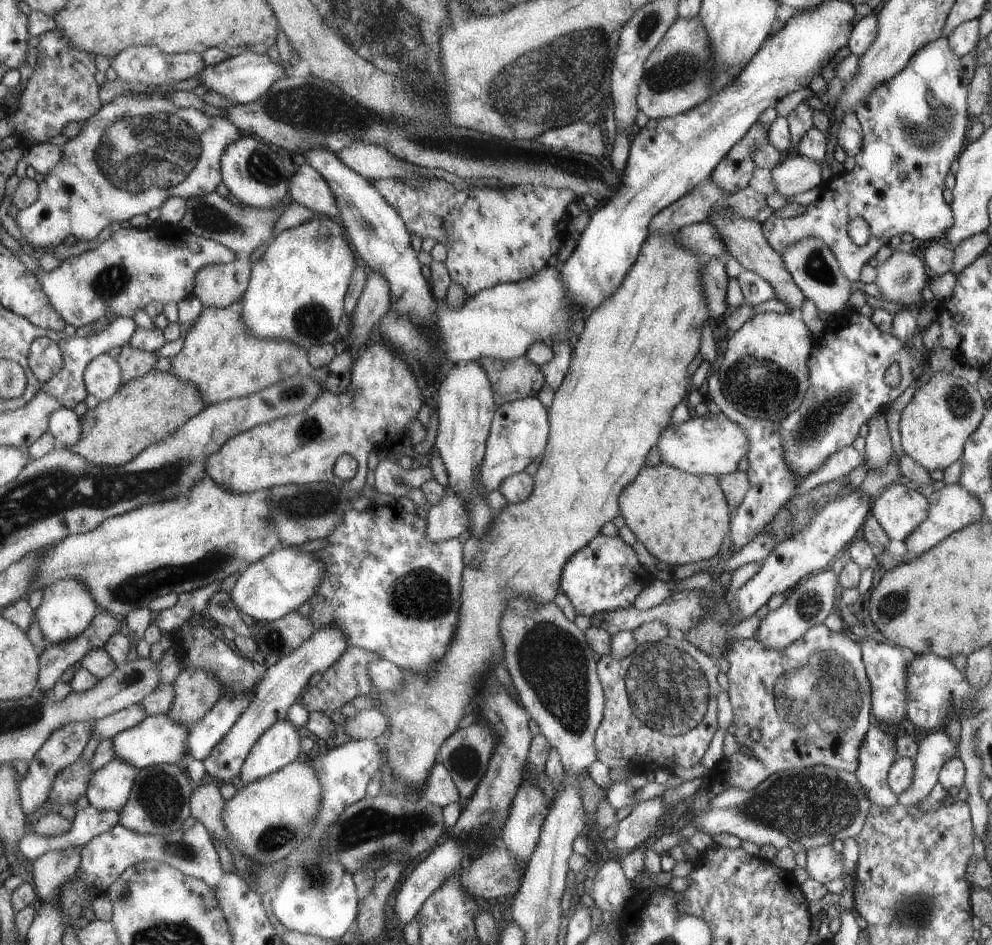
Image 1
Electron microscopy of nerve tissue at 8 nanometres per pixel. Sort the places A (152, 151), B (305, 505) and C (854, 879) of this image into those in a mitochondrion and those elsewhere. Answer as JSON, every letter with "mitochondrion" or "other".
{"A":"mitochondrion","B":"mitochondrion","C":"other"}

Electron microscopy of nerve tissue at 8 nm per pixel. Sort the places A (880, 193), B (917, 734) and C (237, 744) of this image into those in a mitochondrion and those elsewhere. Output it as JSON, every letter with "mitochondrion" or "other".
{"A":"other","B":"other","C":"other"}

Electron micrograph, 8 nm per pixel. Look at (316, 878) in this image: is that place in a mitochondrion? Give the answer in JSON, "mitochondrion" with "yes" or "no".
{"mitochondrion":"yes"}

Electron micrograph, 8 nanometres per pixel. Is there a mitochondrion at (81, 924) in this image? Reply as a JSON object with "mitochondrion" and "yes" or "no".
{"mitochondrion":"no"}

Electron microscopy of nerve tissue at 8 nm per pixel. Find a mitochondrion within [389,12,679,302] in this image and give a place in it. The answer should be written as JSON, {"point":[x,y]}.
{"point":[524,97]}

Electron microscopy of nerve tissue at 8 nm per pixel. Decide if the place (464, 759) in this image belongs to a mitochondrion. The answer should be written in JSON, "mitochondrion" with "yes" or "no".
{"mitochondrion":"yes"}

